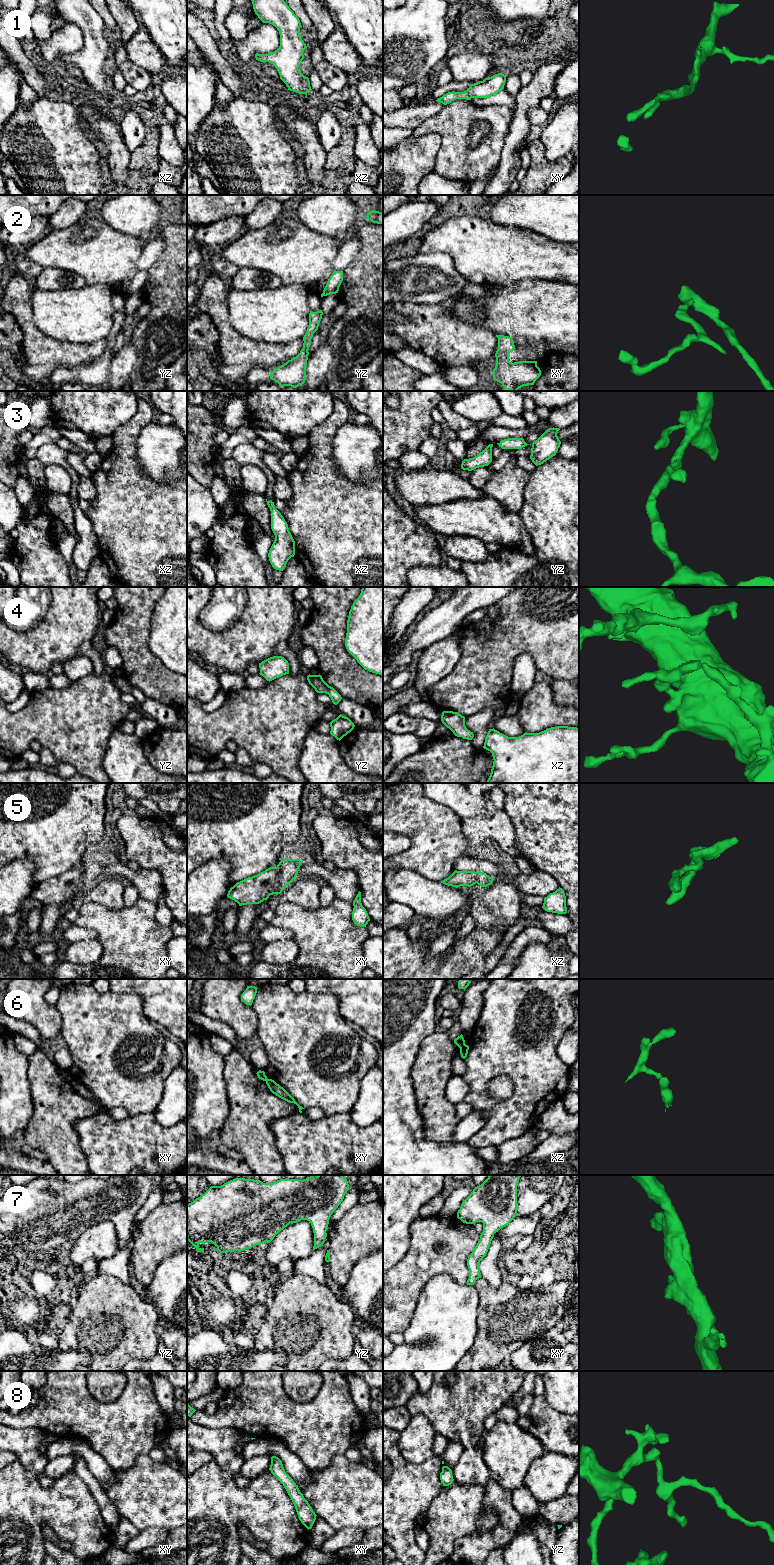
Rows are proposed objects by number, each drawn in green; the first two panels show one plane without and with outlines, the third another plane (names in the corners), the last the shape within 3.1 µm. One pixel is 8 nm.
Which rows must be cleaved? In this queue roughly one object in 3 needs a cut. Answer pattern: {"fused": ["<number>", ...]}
{"fused": ["6"]}

